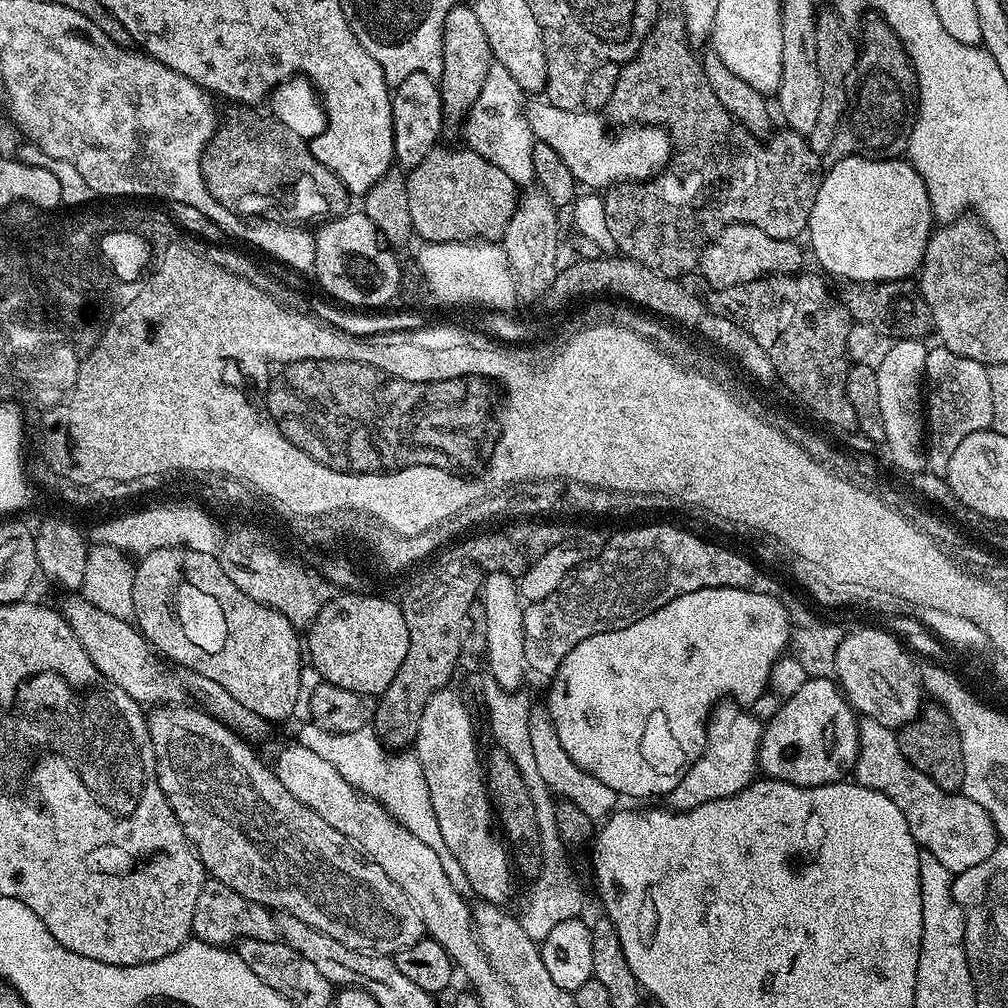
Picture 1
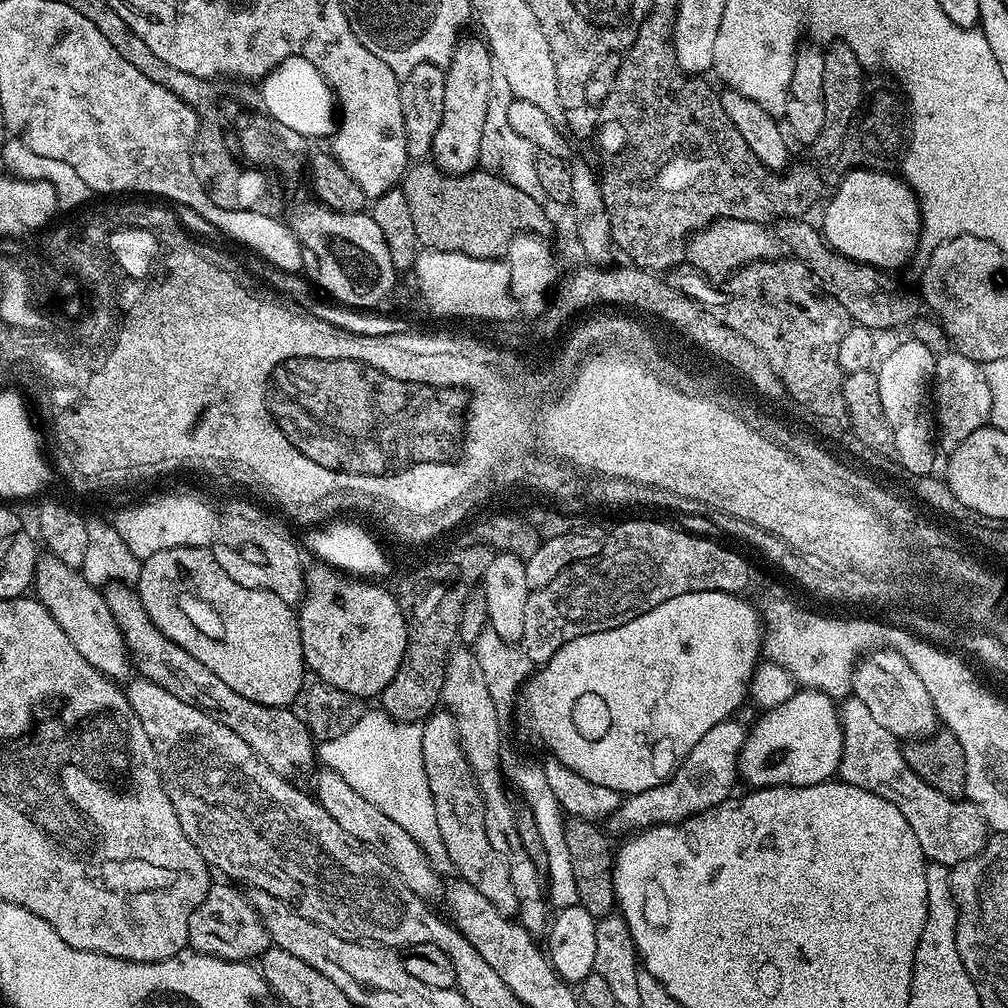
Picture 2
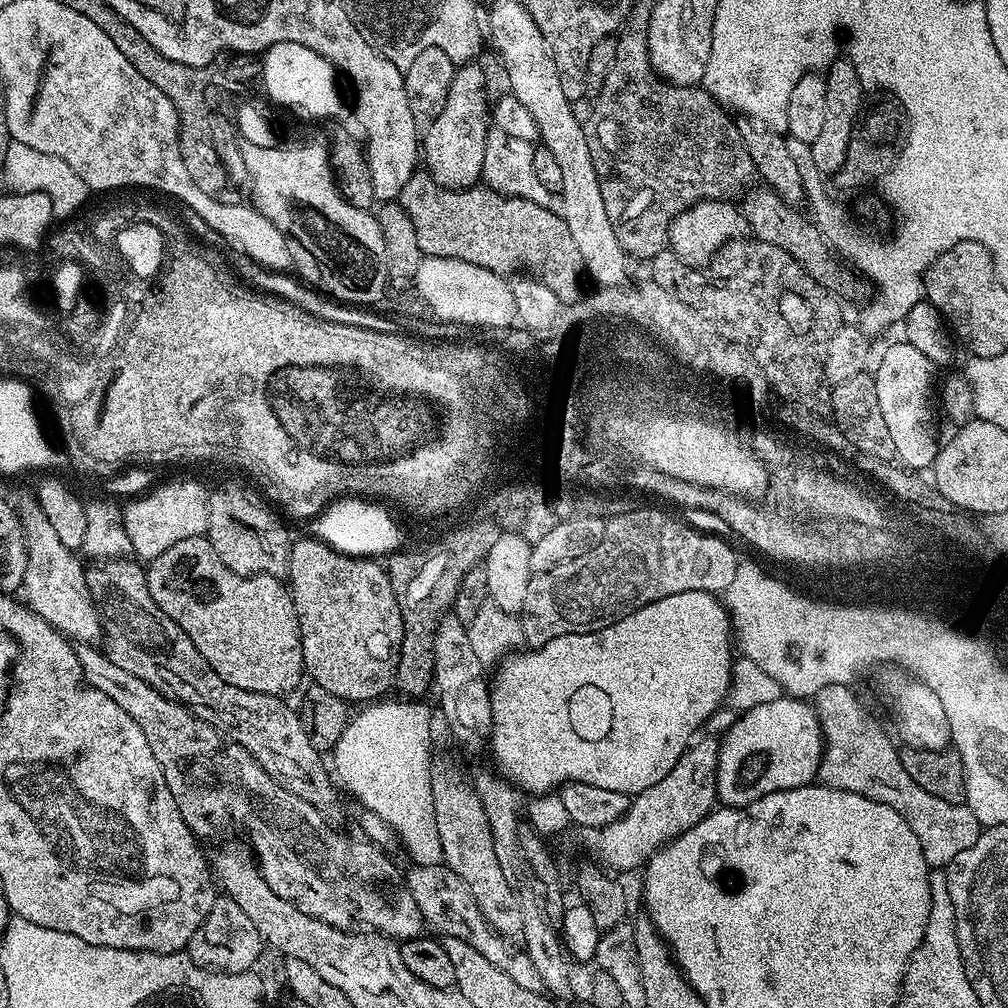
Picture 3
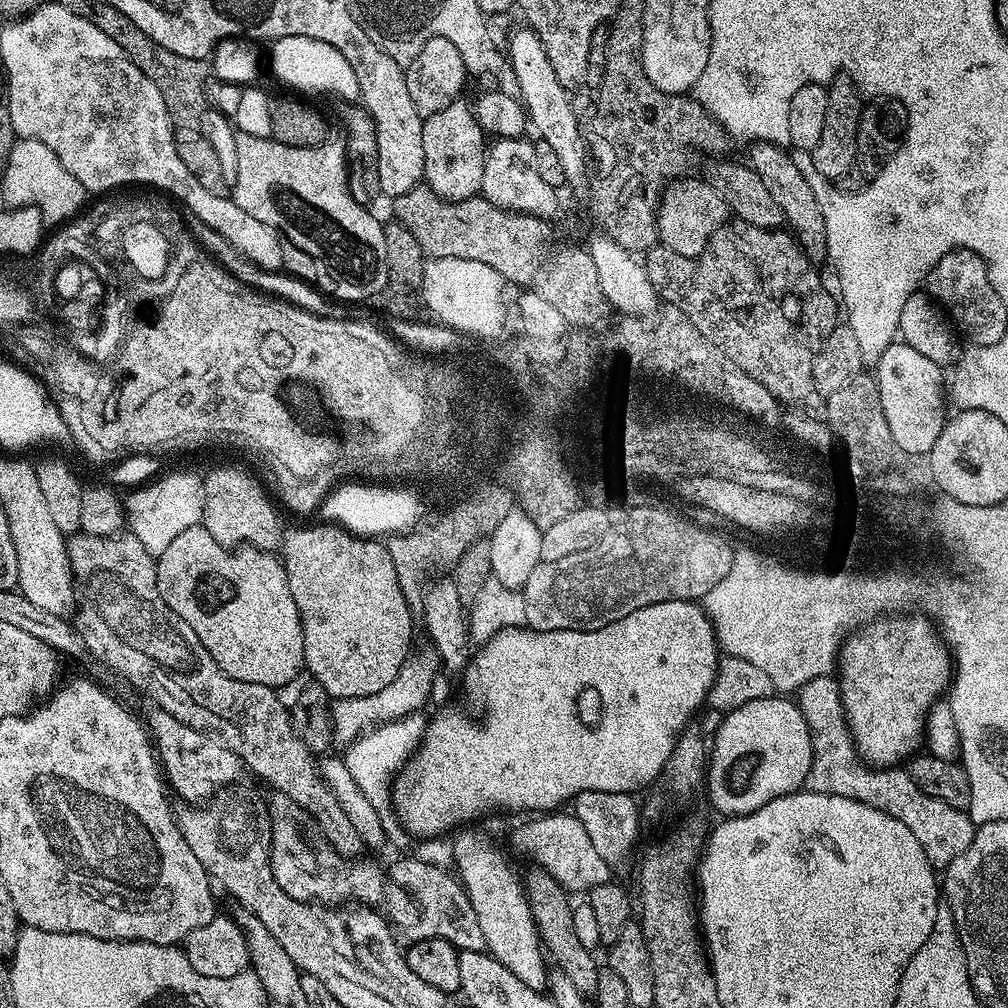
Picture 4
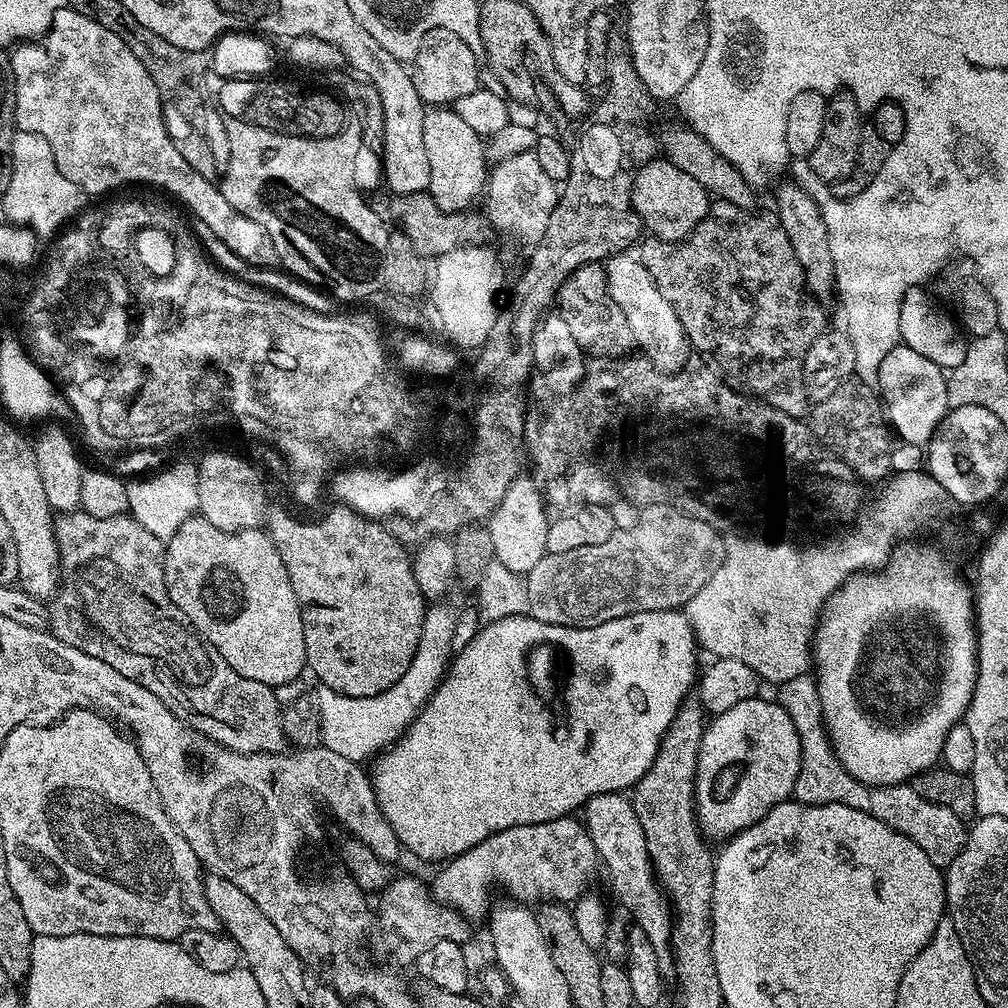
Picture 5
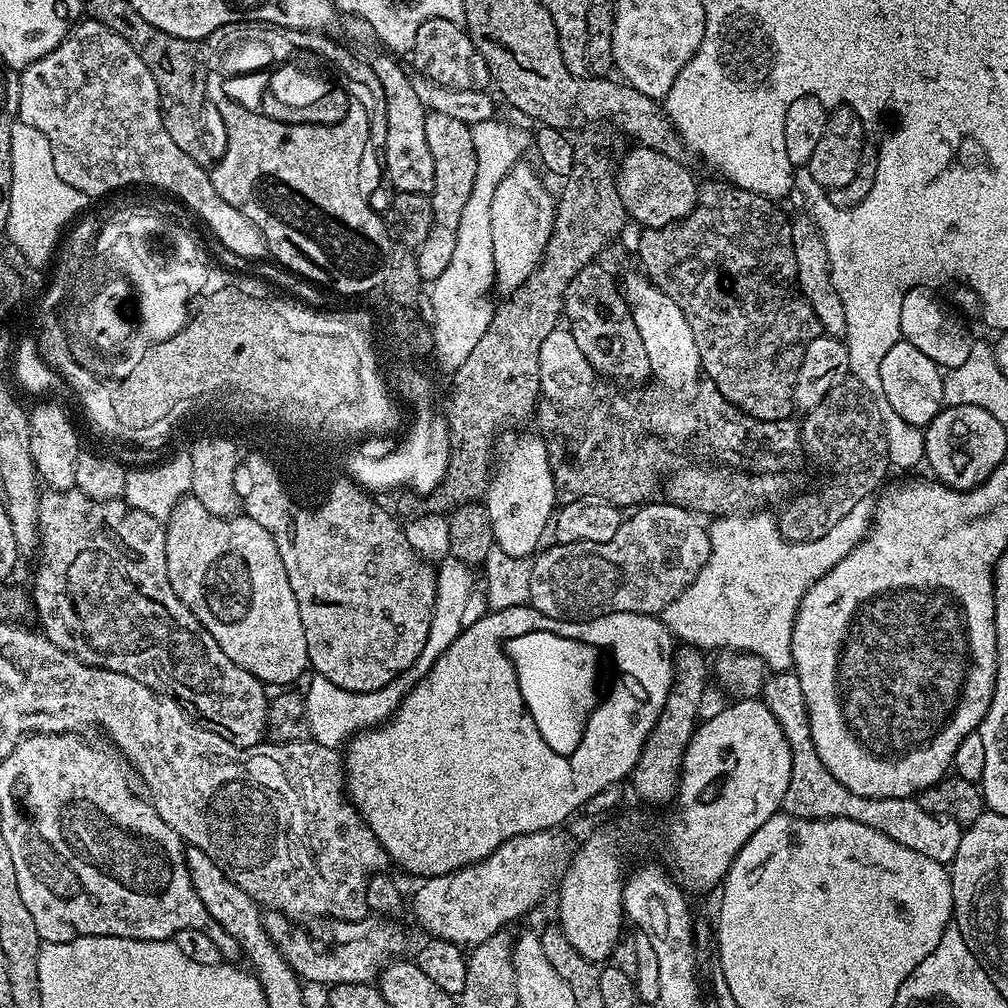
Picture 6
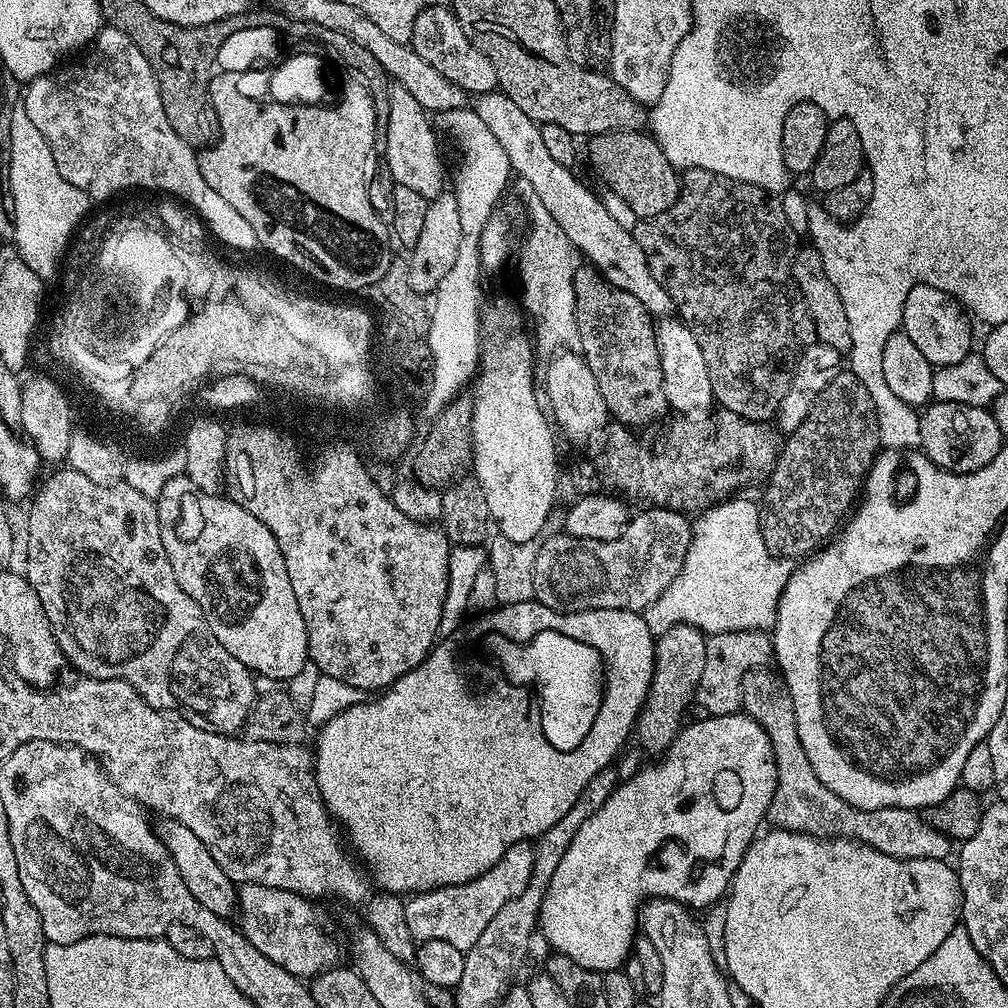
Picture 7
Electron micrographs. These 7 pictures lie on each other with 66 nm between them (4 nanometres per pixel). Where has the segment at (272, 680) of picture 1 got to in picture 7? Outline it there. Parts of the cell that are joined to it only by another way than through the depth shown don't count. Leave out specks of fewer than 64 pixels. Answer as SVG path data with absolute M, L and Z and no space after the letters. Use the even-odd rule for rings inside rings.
M187 474L172 478L156 500L162 546L166 546L170 566L174 566L182 590L198 602L206 622L210 622L214 638L218 638L218 642L222 642L222 646L226 646L226 650L230 650L230 654L257 677L292 680L303 670L304 664L309 663L308 635L298 598L294 598L294 586L290 586L290 574L286 574L282 550L278 550L274 534L266 530L250 510L227 495L220 495L202 490Z

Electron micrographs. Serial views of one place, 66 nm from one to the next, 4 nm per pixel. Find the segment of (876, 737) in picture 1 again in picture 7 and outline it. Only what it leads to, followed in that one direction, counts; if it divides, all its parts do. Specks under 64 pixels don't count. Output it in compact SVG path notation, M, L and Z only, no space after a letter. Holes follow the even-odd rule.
M775 671L746 673L741 684L741 702L743 711L754 718L762 730L766 730L766 738L770 738L770 746L774 750L778 782L768 807L767 819L773 820L771 823L775 827L811 836L851 838L899 860L948 860L951 852L953 855L953 841L926 823L919 811L910 808L855 808L850 806L850 802L838 798L838 794L834 794L820 781L818 774L814 774L814 766L810 766L810 758L806 758L806 750L802 750L802 742L798 738L798 718L794 718L794 702L788 687Z

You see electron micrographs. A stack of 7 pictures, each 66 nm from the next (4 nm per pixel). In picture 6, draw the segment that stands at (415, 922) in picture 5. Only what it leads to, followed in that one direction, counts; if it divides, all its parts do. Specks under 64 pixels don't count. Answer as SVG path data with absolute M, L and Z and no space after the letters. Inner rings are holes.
M268 910L263 913L263 917L266 934L270 934L301 981L309 985L366 984L375 981L384 965L403 953L400 951L404 948L404 932L395 924L395 919L387 916L369 914L363 918L332 920L332 936L324 932L320 940L314 933L300 928L304 926L293 922L283 912ZM331 940L332 948L328 945Z

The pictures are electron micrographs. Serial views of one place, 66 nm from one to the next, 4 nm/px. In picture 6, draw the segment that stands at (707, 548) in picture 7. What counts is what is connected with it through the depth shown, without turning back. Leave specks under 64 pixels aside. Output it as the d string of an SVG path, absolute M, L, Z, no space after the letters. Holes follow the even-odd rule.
M871 499L858 502L858 506L854 506L854 510L850 510L850 514L846 514L846 518L842 518L842 522L838 522L838 526L834 526L834 530L830 530L830 534L822 534L822 538L818 538L814 542L802 542L801 544L790 544L781 535L777 521L772 520L767 511L760 510L753 515L737 515L737 516L718 516L715 517L707 525L708 541L710 542L710 554L708 561L700 568L700 573L694 578L694 582L690 586L686 586L686 590L682 590L682 594L678 594L678 598L674 598L674 602L670 602L664 607L662 619L664 627L672 633L673 637L680 636L687 645L707 650L707 648L718 648L716 650L731 650L737 653L752 653L758 658L765 661L767 667L773 673L786 672L792 668L792 627L794 626L794 618L798 606L802 602L802 598L808 592L808 587L816 580L821 580L831 568L834 567L842 558L846 558L846 554L850 554L850 550L854 550L856 545L860 543L868 534L868 529L874 515L874 504Z

